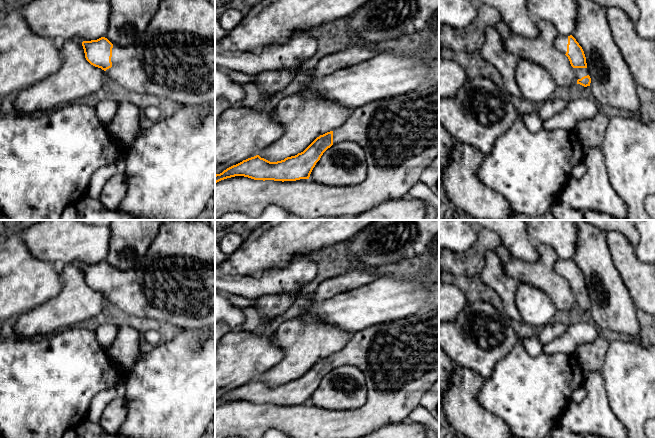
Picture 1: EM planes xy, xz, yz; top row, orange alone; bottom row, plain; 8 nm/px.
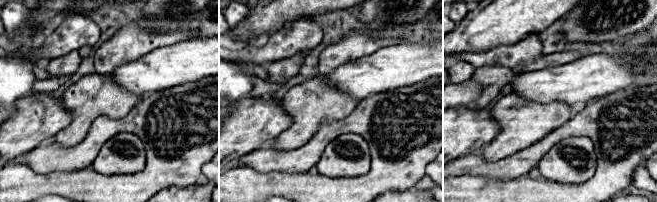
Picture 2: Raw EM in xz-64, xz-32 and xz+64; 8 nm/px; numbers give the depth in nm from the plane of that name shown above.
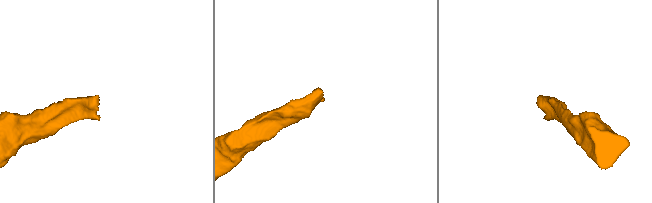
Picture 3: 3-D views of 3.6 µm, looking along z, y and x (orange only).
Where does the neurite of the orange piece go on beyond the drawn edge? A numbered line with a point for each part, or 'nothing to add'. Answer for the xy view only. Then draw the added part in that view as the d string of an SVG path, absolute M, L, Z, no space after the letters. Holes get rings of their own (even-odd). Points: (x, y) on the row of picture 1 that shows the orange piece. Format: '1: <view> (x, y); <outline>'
1: xy (174, 59); M162 0L145 32L135 44L127 47L113 45L111 62L112 67L105 72L110 83L123 90L125 93L134 92L138 94L154 95L172 101L181 107L191 107L215 102L215 5L209 0Z

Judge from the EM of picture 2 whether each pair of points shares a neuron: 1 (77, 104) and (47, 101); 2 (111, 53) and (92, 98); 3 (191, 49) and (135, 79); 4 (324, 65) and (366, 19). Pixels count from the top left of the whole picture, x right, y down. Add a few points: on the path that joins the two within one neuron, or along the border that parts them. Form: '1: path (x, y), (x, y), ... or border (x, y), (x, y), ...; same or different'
1: border (60, 97), (71, 114), (68, 125); different
2: border (95, 71), (101, 74), (108, 74); different
3: path (177, 63), (149, 74); same
4: border (359, 26), (374, 34); different

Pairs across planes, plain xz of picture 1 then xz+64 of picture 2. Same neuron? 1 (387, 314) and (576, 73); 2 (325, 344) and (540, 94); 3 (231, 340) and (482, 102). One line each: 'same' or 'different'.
1: same
2: different
3: different

